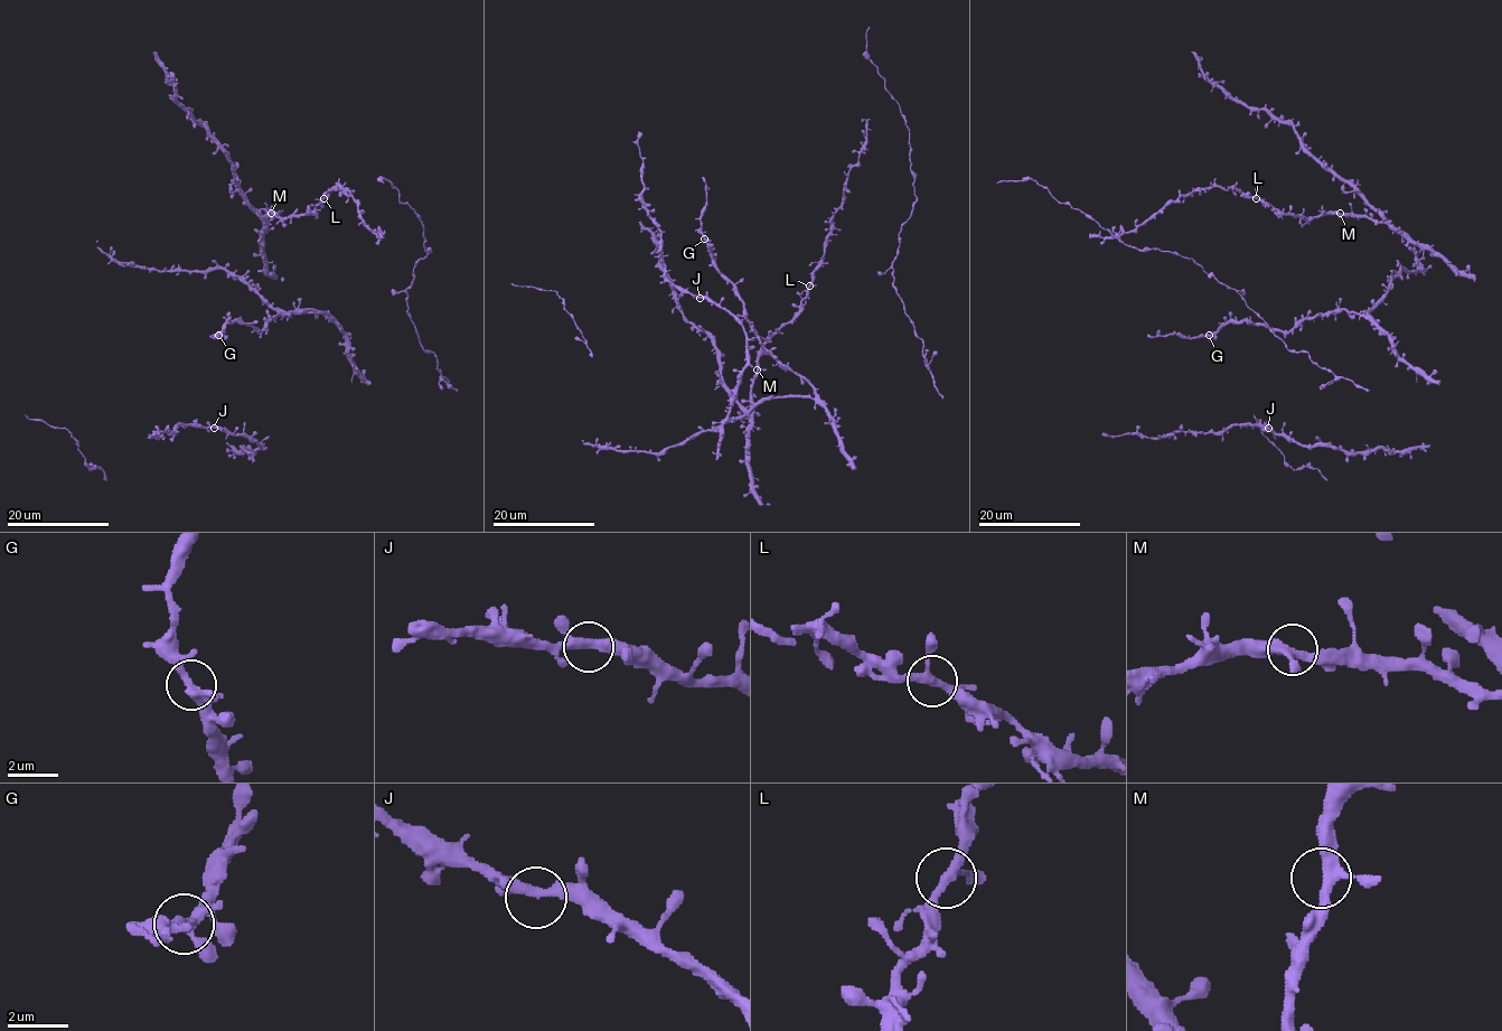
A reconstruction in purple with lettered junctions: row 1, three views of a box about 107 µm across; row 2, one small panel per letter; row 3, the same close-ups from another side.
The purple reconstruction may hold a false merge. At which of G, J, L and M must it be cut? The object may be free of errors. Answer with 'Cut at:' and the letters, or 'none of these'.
Cut at: none of these

